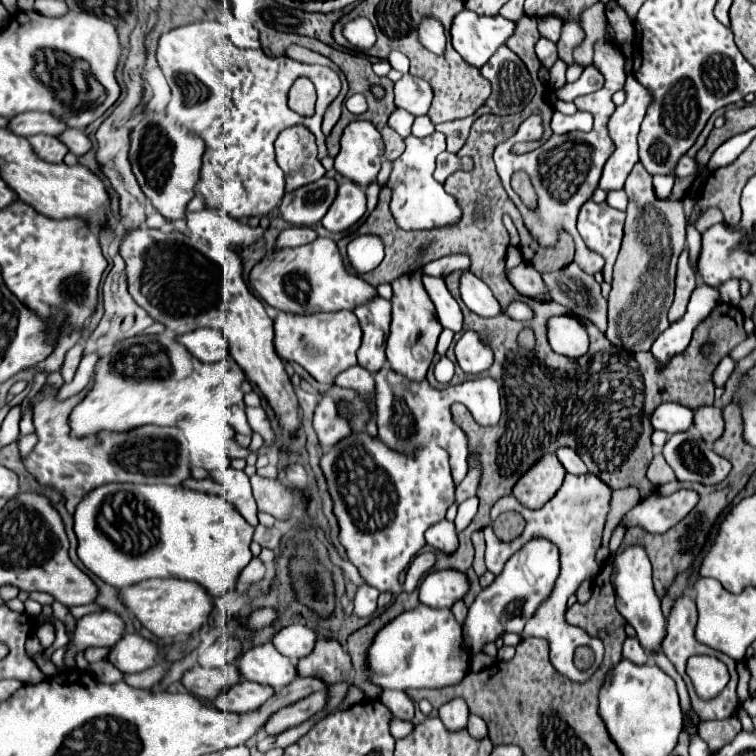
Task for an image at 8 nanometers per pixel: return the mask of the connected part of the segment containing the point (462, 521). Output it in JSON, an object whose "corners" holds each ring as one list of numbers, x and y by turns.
{"corners":[[468,498,468,500,464,500,464,502,458,506,458,518,456,518,456,522,454,522,458,532,462,532,462,530,472,522,476,510,478,510,478,498]]}

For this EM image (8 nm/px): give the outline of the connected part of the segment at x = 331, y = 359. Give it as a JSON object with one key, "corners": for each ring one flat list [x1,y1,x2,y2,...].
{"corners":[[340,310,334,314,312,314,312,316,288,316,286,312,278,312,274,322,274,344,276,352,286,358,298,362,314,380,322,384,334,384,334,378,346,368,358,364,356,350,360,348,362,330,350,310]]}

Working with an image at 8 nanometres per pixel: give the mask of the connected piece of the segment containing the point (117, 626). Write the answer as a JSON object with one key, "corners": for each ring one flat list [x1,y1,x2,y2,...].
{"corners":[[108,610,90,612,76,620,76,628,70,634,70,642,64,654,66,670,76,668,76,654,94,646,112,646,124,634,124,622]]}

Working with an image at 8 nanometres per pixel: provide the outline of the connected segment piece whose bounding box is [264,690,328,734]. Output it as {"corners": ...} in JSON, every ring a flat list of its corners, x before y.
{"corners":[[326,690,314,692,312,696,308,696,304,700,298,700,296,704,288,706,288,708,282,708,280,712,276,712,268,720,268,724,264,726,264,730,268,734,280,734,280,732,284,732,284,730,288,730,292,726,298,726,298,724,310,720,316,712,324,710,326,702,328,702,328,692]]}

